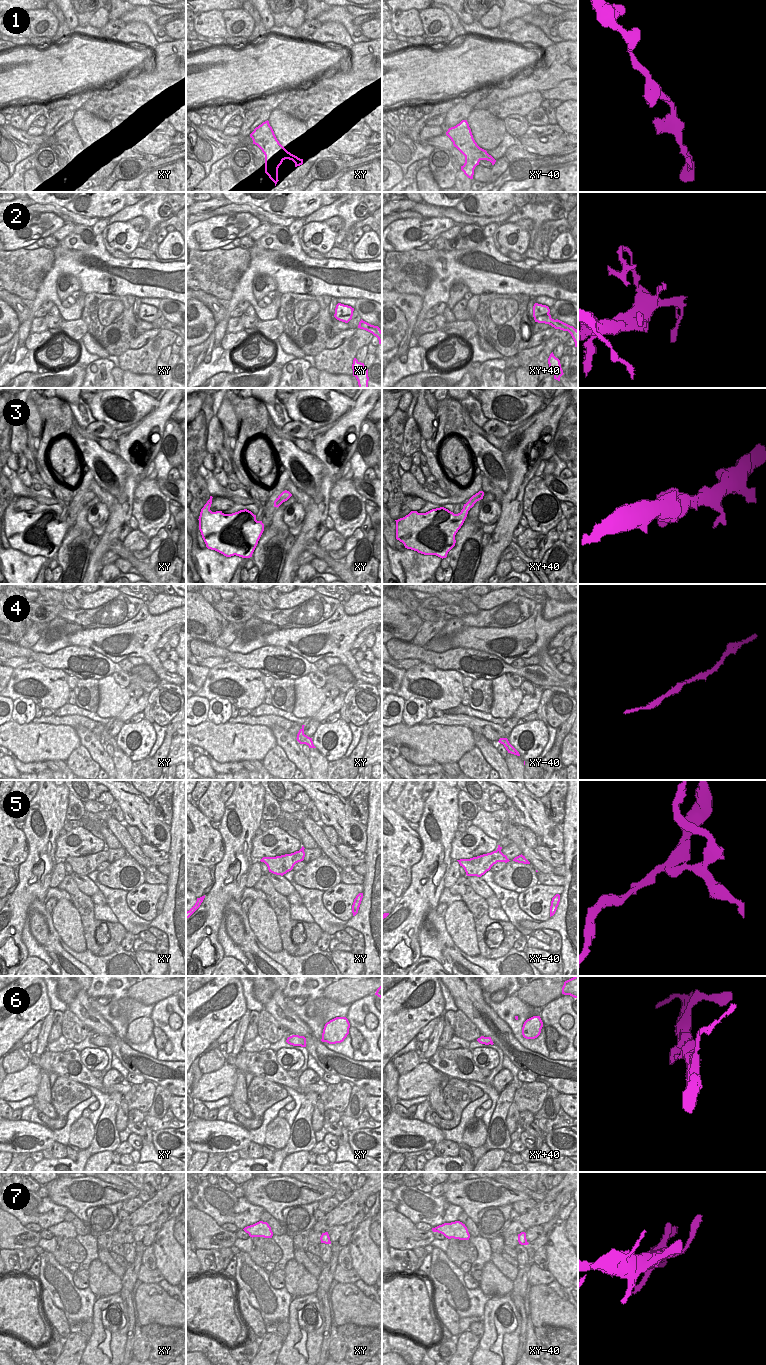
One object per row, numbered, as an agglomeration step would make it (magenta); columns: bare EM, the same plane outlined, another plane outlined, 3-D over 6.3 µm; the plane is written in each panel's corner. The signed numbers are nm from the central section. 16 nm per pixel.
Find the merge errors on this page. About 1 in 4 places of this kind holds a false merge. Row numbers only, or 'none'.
5

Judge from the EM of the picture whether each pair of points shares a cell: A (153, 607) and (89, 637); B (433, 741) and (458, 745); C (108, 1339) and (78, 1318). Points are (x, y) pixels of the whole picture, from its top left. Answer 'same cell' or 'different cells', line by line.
A: different cells
B: same cell
C: different cells

